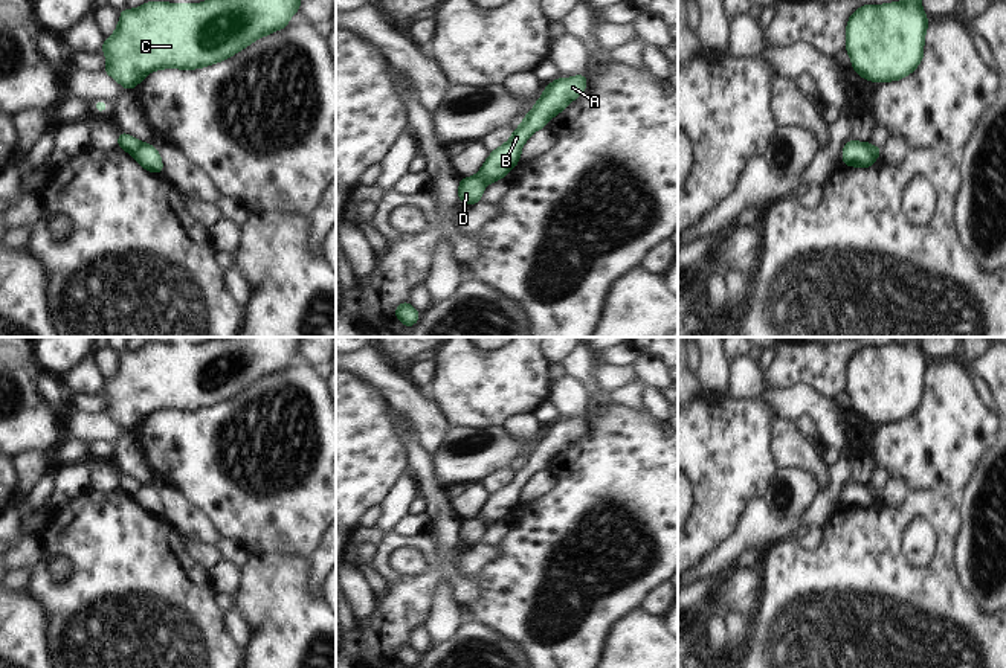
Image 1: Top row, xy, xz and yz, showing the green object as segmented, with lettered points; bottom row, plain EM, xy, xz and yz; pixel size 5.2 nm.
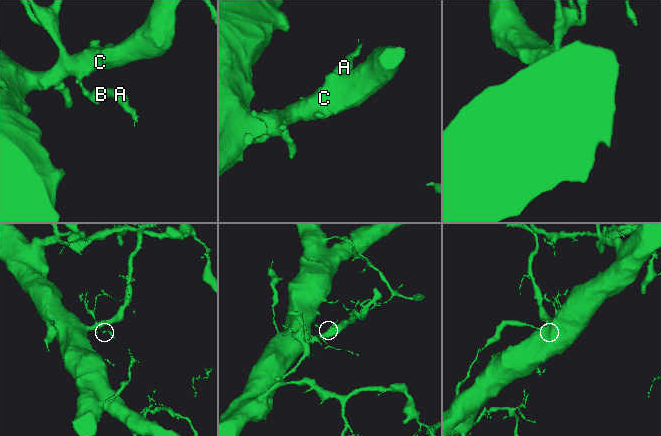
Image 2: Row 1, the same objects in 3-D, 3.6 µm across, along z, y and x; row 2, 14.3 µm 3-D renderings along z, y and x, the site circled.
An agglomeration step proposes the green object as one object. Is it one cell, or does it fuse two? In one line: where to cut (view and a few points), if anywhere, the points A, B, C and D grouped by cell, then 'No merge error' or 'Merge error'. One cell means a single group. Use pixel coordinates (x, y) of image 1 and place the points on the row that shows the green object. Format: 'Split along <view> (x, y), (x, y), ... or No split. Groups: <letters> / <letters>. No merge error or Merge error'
Split along xy (142, 144), (132, 153). Groups: A B / C D. Merge error

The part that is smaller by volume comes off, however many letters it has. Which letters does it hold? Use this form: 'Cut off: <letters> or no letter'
Cut off: A, B

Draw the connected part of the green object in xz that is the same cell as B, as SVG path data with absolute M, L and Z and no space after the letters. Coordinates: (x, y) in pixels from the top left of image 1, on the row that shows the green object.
M586 73L572 78L559 78L547 85L533 110L524 116L511 139L490 153L476 177L485 185L504 178L521 162L521 148L528 137L545 128L547 122L586 90Z

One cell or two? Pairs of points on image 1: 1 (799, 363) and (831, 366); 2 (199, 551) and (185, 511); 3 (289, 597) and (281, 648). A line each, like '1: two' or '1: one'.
1: one
2: two
3: one

